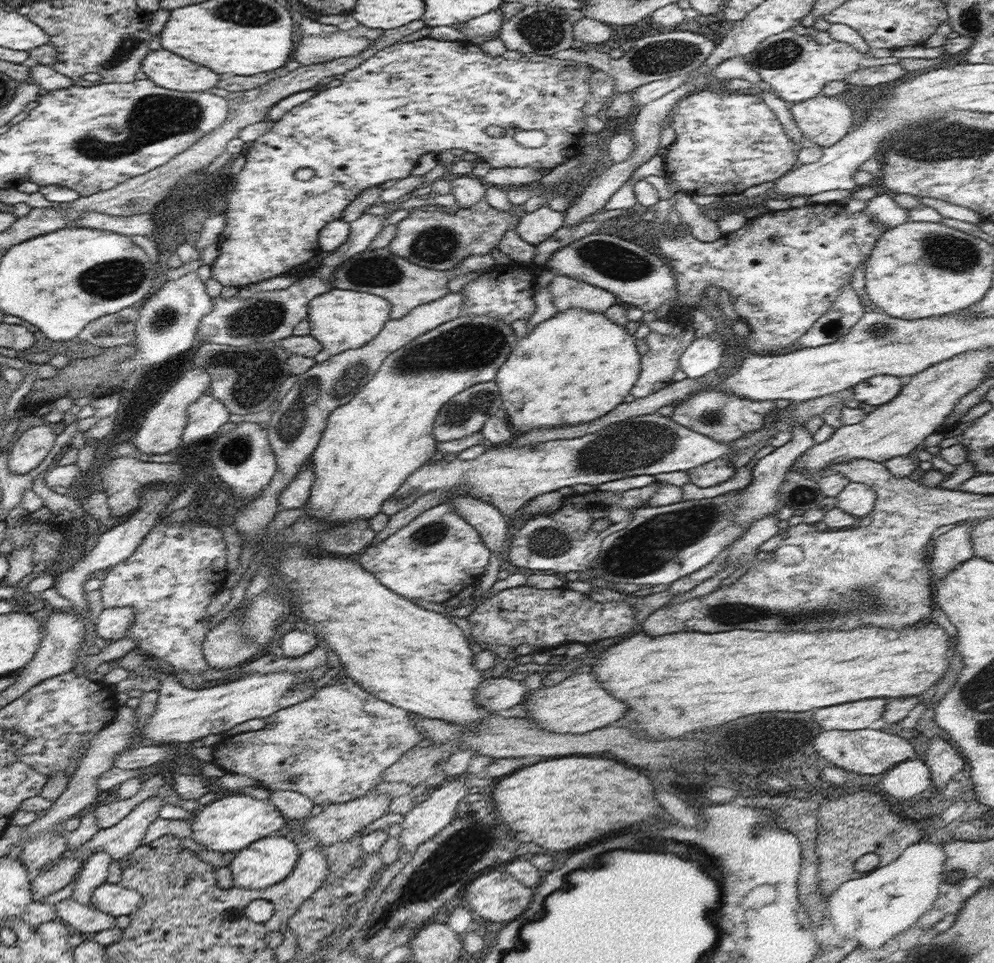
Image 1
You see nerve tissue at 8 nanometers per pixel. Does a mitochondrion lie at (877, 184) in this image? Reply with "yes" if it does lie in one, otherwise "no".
no

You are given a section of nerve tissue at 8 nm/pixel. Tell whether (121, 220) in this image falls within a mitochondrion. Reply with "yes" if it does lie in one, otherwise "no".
no

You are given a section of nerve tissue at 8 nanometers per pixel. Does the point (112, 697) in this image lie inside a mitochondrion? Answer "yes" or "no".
no

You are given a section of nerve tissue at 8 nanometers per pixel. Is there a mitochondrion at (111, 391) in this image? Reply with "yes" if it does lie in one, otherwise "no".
no

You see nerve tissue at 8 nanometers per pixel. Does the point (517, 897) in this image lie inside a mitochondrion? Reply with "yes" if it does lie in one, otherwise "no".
no

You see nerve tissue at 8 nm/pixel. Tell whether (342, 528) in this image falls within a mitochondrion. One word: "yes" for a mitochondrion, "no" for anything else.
yes

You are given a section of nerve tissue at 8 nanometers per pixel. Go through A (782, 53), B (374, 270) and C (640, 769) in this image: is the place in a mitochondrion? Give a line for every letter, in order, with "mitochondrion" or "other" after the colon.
A: mitochondrion
B: mitochondrion
C: other

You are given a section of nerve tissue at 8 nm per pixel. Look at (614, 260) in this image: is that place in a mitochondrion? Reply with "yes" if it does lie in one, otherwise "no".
yes

